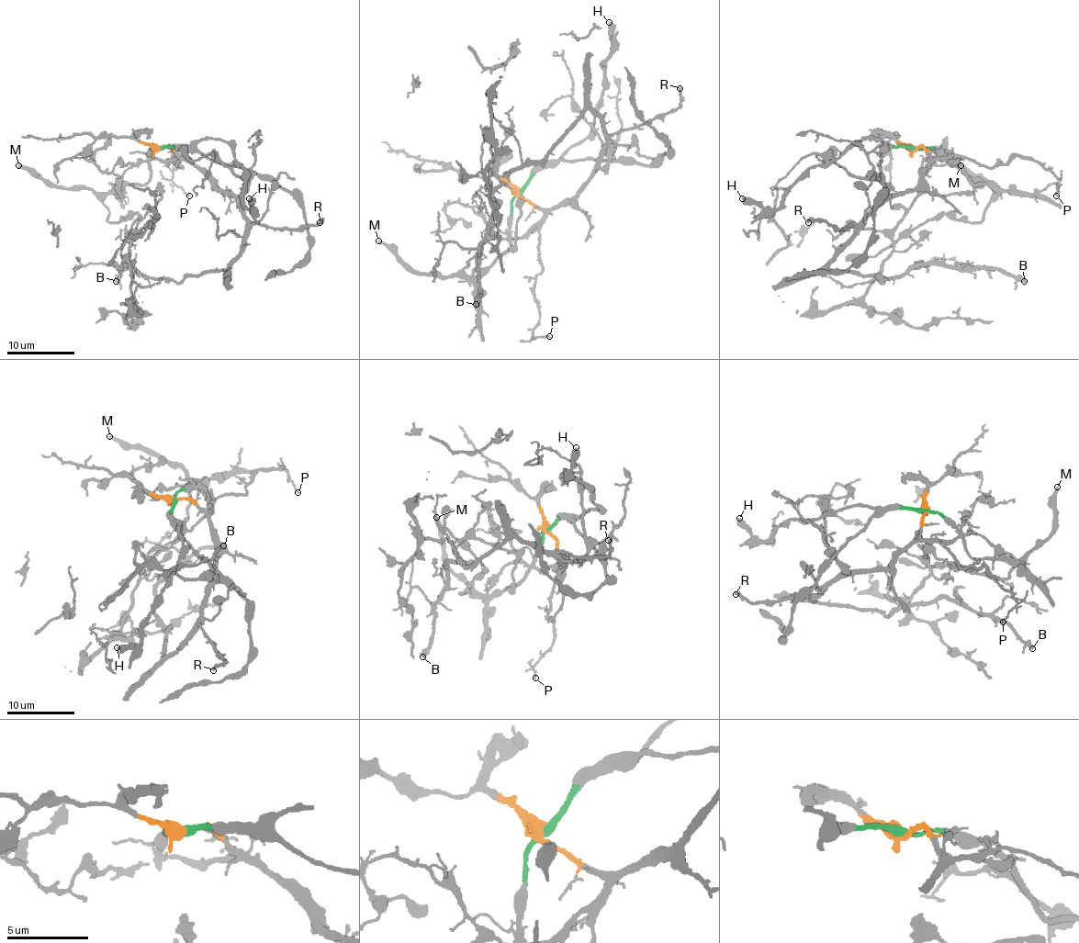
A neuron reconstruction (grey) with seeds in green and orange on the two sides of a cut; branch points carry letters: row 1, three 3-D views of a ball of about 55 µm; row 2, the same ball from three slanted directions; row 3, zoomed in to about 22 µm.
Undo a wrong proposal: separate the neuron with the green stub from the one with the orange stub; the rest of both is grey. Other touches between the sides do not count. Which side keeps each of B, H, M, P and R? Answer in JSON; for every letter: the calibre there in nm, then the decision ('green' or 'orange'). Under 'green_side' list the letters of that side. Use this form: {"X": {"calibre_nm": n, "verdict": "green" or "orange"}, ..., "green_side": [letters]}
{"B": {"calibre_nm": 400, "verdict": "orange"}, "H": {"calibre_nm": 500, "verdict": "green"}, "M": {"calibre_nm": 320, "verdict": "green"}, "P": {"calibre_nm": 150, "verdict": "orange"}, "R": {"calibre_nm": 300, "verdict": "orange"}, "green_side": ["H", "M"]}

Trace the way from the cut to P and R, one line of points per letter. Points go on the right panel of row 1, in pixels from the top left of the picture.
P: (912, 149), (922, 147), (934, 159), (964, 155), (991, 167), (1021, 155), (1039, 161), (1059, 181), (1057, 196)
R: (912, 149), (922, 147), (928, 155), (928, 167), (914, 189), (882, 199), (849, 228), (824, 221), (807, 223)

